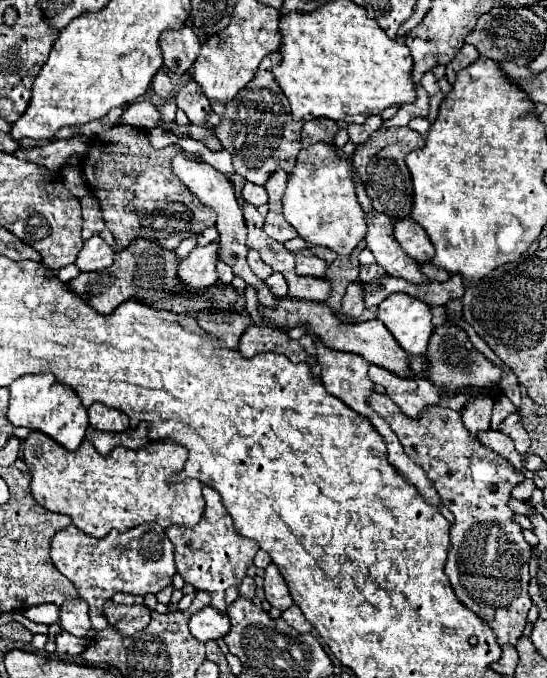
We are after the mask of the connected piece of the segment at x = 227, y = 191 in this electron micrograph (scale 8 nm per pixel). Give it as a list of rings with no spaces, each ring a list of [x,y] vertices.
[[[177,152],[177,156],[171,160],[173,172],[175,176],[201,200],[201,204],[209,206],[211,210],[215,210],[217,214],[217,232],[219,232],[219,252],[221,252],[221,260],[227,262],[233,268],[235,276],[241,276],[245,280],[247,286],[253,286],[257,290],[257,300],[265,306],[275,306],[277,304],[277,296],[273,296],[273,292],[265,286],[265,282],[261,278],[257,278],[251,268],[247,266],[245,258],[247,258],[247,246],[245,246],[245,220],[241,216],[241,210],[237,206],[237,198],[235,198],[235,190],[229,184],[229,180],[217,172],[211,164],[201,162],[197,158],[189,158],[187,152]]]

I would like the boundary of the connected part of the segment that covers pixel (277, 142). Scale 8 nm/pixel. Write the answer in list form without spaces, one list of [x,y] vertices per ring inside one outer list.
[[[277,52],[267,56],[257,68],[257,76],[249,82],[249,88],[241,90],[237,98],[227,104],[223,122],[213,130],[221,140],[223,148],[233,156],[233,168],[247,182],[265,184],[277,168],[293,168],[301,150],[301,128],[303,122],[295,122],[289,112],[289,102],[277,82],[273,80],[271,68],[277,62]]]

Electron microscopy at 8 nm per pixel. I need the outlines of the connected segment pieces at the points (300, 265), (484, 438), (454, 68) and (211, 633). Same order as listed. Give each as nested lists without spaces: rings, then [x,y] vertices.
[[[301,250],[295,252],[297,256],[297,264],[295,264],[295,272],[299,276],[313,276],[313,278],[325,278],[325,272],[329,268],[329,264],[321,258],[317,258],[311,250]]]
[[[489,430],[489,432],[485,432],[485,434],[479,436],[479,442],[481,442],[483,446],[487,446],[489,450],[493,450],[493,452],[501,454],[503,458],[507,458],[507,460],[517,468],[517,472],[523,470],[521,454],[515,450],[513,440],[511,440],[509,436],[505,436],[505,434],[497,432],[497,430]]]
[[[465,44],[463,48],[459,48],[457,54],[455,54],[455,58],[453,58],[453,62],[447,64],[447,74],[445,74],[445,78],[449,80],[449,84],[455,82],[455,76],[457,76],[457,72],[459,72],[461,68],[473,64],[477,58],[479,58],[479,52],[477,52],[477,48],[473,48],[471,44]]]
[[[213,606],[201,608],[189,620],[191,634],[201,642],[223,638],[229,632],[229,626],[231,624],[229,624],[227,614],[225,612],[217,612],[217,608],[213,608]]]

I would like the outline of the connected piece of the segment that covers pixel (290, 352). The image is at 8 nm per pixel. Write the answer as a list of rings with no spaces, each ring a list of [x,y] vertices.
[[[251,324],[239,342],[239,352],[243,358],[253,358],[261,352],[277,352],[287,356],[291,362],[307,362],[309,366],[315,366],[315,356],[309,356],[307,350],[287,336],[287,332],[273,330],[269,326],[257,326]]]

